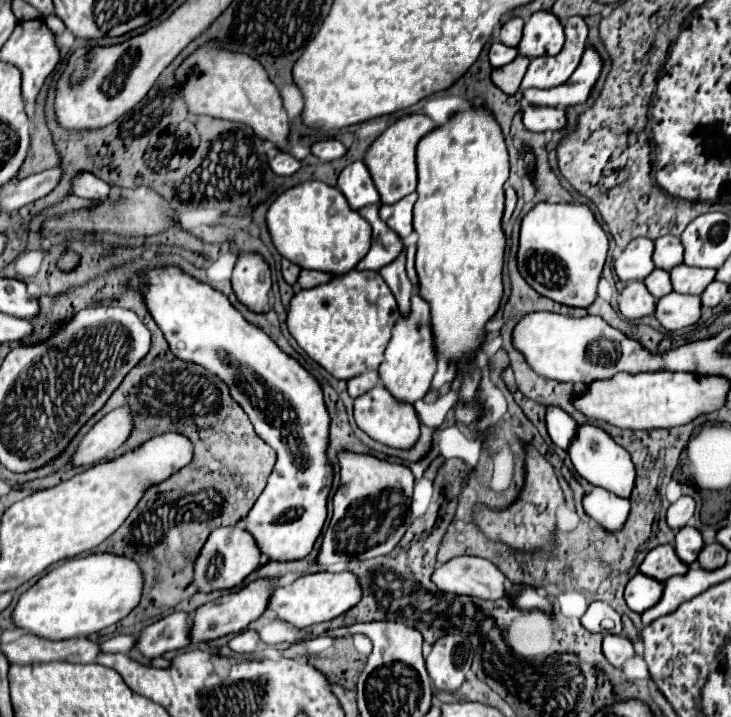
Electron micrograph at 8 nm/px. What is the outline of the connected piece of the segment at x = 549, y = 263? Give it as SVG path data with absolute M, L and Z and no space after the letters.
M572 202L572 204L536 204L522 220L520 228L520 248L518 248L518 270L524 280L542 296L566 304L572 308L588 308L596 298L596 288L602 276L602 268L608 254L608 238L602 226L596 222L594 214L588 206Z

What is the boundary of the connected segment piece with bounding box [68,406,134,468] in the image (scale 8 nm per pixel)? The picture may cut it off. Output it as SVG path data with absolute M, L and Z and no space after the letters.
M120 406L112 410L88 432L88 436L84 436L68 468L82 464L96 464L112 456L128 440L132 428L134 428L134 420L130 406Z

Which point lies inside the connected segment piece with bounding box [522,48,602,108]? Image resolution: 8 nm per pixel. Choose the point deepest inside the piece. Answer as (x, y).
(577, 89)

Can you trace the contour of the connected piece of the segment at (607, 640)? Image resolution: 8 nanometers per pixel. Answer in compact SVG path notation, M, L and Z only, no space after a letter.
M608 634L604 636L604 644L602 644L602 650L604 650L604 656L606 660L616 666L616 668L622 668L624 662L628 658L632 658L636 654L632 642L624 636L614 636L614 634Z

